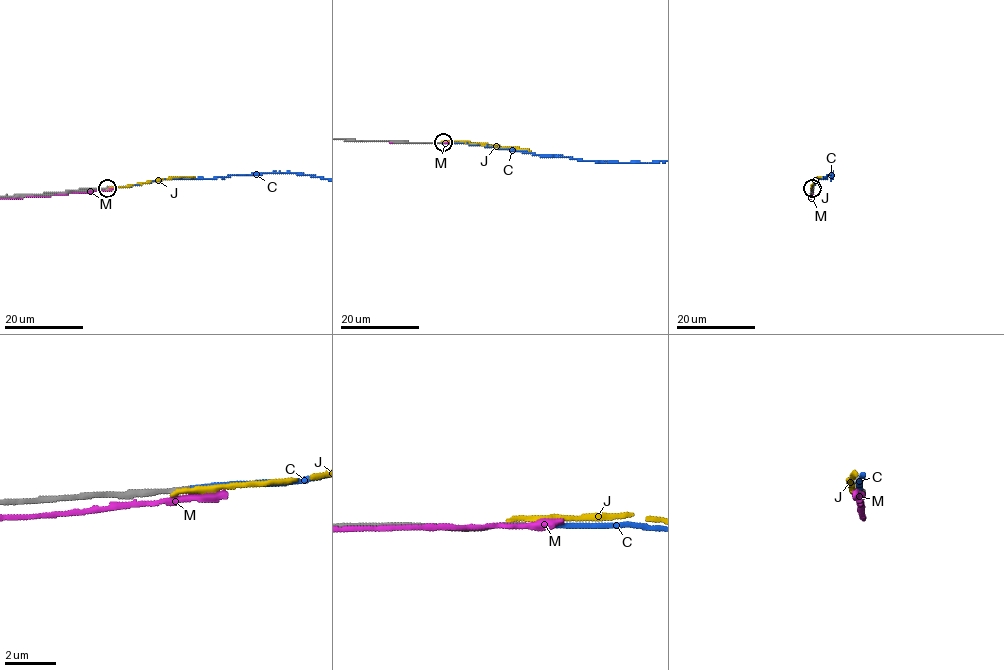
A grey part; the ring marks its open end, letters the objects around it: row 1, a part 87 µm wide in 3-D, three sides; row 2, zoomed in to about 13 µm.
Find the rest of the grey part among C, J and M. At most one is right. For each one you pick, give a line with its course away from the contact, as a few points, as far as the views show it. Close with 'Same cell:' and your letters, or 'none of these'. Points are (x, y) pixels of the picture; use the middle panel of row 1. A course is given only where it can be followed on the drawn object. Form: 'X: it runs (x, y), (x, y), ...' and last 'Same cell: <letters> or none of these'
Same cell: C

